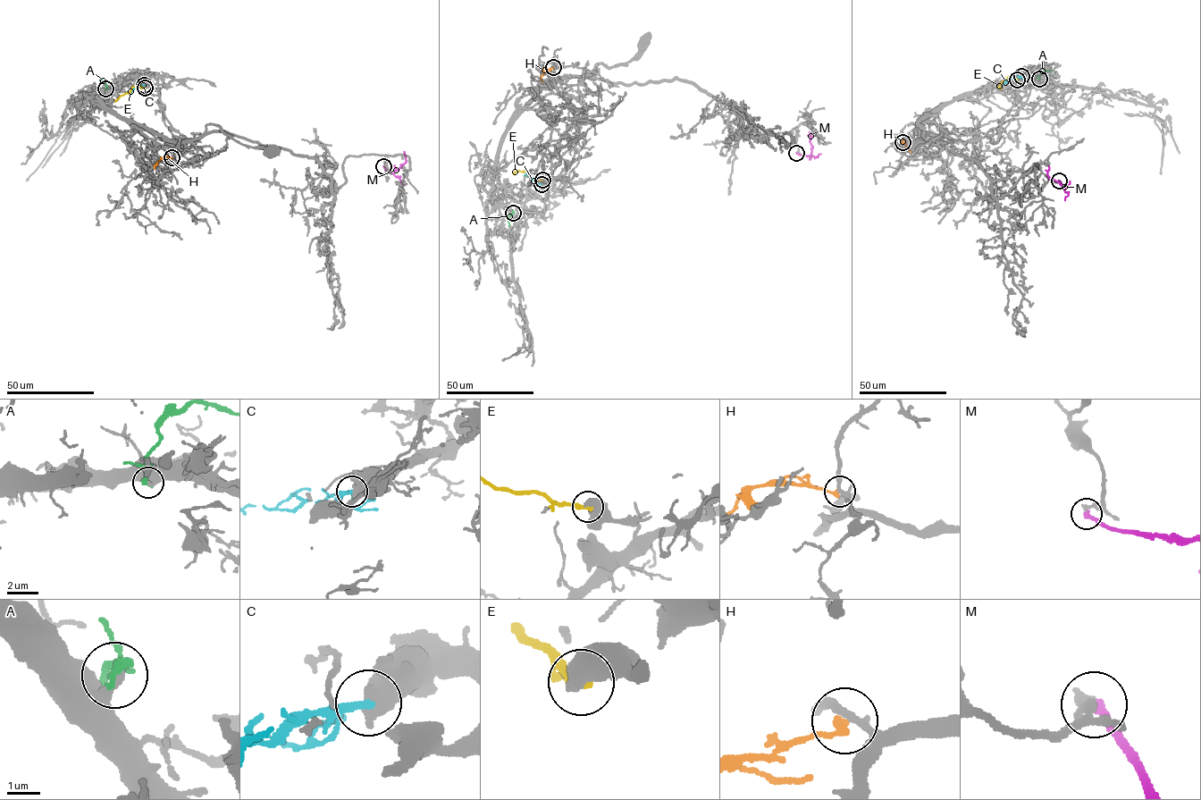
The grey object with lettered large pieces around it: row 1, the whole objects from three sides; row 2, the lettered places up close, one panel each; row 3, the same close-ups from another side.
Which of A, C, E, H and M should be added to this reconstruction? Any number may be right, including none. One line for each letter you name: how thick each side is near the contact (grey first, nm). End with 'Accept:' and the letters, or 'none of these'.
Accept: none of these

